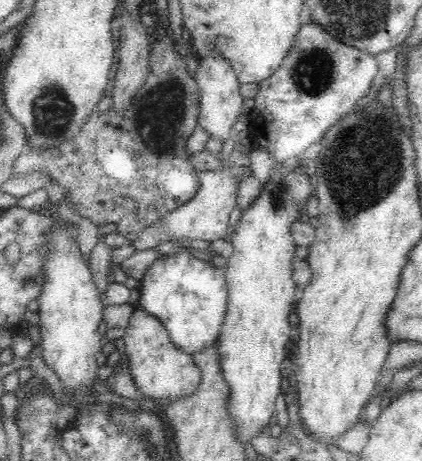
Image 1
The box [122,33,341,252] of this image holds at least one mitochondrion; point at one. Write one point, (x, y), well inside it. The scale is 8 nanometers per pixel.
(158, 114)

